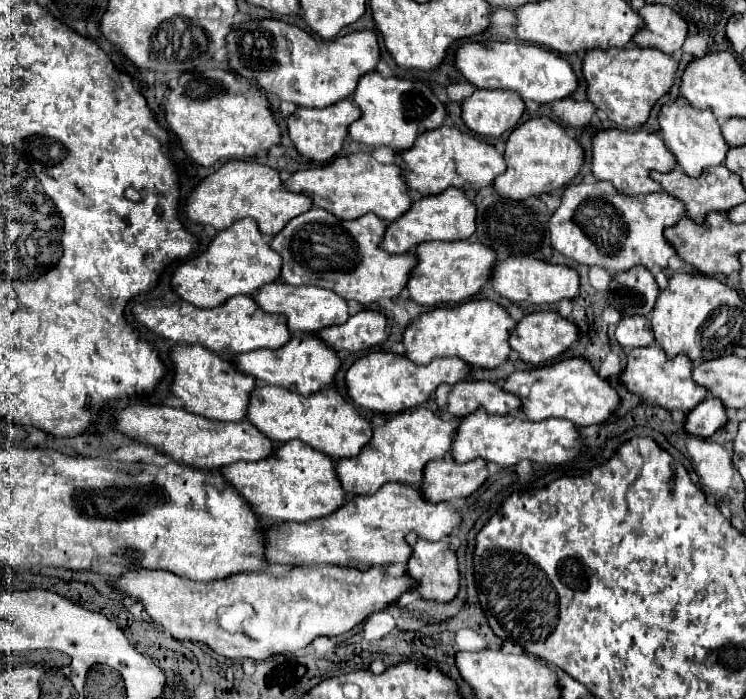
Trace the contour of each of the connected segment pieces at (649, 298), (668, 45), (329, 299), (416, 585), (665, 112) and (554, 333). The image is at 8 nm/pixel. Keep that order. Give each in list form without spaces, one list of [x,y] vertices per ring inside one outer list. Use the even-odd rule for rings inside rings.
[[[645,267],[613,275],[607,291],[607,301],[623,315],[649,315],[657,299],[657,283]]]
[[[645,5],[637,11],[643,19],[643,27],[633,35],[633,43],[639,47],[653,47],[667,55],[681,49],[685,35],[687,35],[687,23],[679,13],[675,13],[667,5]]]
[[[277,281],[277,283],[269,283],[269,285],[263,285],[261,289],[257,289],[253,299],[259,307],[263,307],[263,311],[285,315],[287,327],[291,333],[315,335],[315,331],[319,331],[323,327],[339,325],[349,319],[347,301],[341,299],[339,295],[333,295],[333,291],[325,291],[321,287],[293,287],[289,283]]]
[[[407,535],[405,541],[413,549],[407,561],[407,577],[413,581],[413,591],[427,601],[435,601],[435,603],[451,601],[459,591],[459,567],[457,567],[455,551],[451,551],[445,541],[431,543],[425,539],[417,539],[417,535]]]
[[[679,101],[667,103],[659,111],[659,131],[663,135],[663,143],[667,149],[675,155],[677,165],[687,173],[689,177],[701,175],[705,167],[715,167],[725,161],[725,153],[729,145],[725,143],[717,119],[709,115],[709,111],[697,111],[691,105],[683,105]]]
[[[535,311],[525,315],[511,331],[509,331],[509,345],[513,351],[519,353],[519,359],[531,365],[549,363],[559,357],[573,341],[577,339],[577,327],[573,321],[561,317],[553,311]]]

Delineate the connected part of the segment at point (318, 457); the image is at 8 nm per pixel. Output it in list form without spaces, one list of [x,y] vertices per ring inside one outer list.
[[[297,439],[277,445],[273,453],[261,461],[239,461],[221,467],[221,475],[235,487],[235,491],[247,501],[247,505],[253,507],[257,515],[263,515],[273,523],[303,523],[309,519],[317,519],[321,515],[333,513],[345,497],[345,491],[335,477],[333,461]]]

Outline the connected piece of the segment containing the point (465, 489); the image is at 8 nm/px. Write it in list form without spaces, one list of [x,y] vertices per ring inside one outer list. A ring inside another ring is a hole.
[[[451,459],[429,461],[425,465],[421,493],[429,503],[463,499],[479,489],[487,475],[487,463],[483,459],[469,463],[451,463]]]

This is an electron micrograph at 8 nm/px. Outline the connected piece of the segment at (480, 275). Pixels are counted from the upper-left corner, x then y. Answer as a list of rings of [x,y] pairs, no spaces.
[[[473,240],[424,242],[413,247],[411,253],[417,257],[417,265],[409,273],[407,291],[415,303],[429,307],[459,303],[479,293],[481,287],[489,281],[491,267],[495,263],[495,253],[479,241]]]

